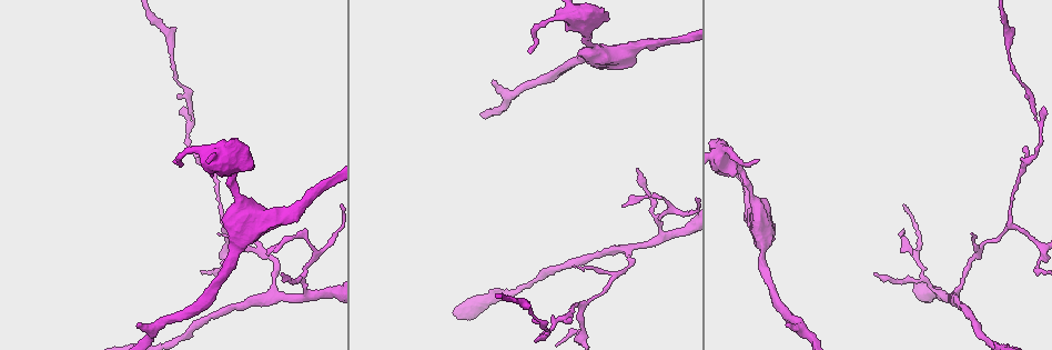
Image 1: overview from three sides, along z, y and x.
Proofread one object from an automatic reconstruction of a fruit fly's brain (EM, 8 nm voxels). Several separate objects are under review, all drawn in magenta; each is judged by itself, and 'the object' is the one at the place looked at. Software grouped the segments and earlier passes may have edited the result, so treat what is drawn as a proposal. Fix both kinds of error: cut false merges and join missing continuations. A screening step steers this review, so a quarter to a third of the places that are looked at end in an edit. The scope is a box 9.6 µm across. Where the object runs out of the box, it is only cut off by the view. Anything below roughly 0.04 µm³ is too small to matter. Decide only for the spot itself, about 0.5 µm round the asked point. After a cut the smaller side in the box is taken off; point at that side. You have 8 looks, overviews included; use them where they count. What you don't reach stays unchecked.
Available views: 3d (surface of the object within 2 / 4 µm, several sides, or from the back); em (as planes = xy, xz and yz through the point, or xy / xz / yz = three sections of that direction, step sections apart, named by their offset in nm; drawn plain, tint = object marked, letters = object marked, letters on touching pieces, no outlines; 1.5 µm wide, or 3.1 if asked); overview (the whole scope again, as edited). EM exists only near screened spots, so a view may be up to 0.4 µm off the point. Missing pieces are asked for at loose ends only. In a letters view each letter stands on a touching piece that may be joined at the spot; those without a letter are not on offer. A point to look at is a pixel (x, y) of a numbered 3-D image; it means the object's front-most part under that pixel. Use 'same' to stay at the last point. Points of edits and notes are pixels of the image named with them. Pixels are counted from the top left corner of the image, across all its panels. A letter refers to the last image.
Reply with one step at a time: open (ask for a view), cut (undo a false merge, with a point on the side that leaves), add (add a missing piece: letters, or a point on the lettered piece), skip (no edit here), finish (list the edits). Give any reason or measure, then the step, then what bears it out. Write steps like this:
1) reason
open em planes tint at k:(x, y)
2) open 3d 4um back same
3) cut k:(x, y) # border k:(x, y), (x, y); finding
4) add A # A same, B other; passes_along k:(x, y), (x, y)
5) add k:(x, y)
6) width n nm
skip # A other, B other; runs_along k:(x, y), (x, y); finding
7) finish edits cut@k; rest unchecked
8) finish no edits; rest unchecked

three-way junction
open em planes letters at 1:(941, 294)

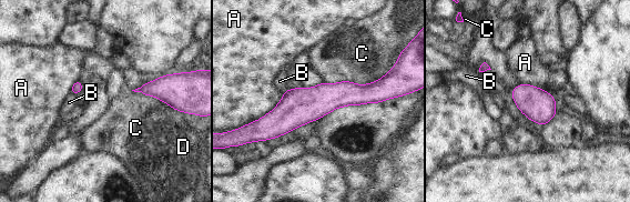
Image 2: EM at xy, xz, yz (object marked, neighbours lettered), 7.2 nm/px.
width 220 nm
skip # A other, B other, C other, D other; runs_along 2:(384, 91), (329, 96), (255, 123); all the same cell

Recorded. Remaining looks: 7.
open em xz step 4 tint at 1:(910, 254)

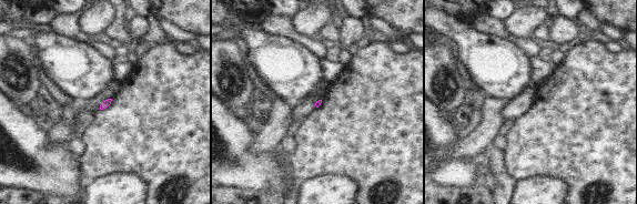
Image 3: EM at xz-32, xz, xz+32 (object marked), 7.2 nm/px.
cut it another way
open em planes letters same

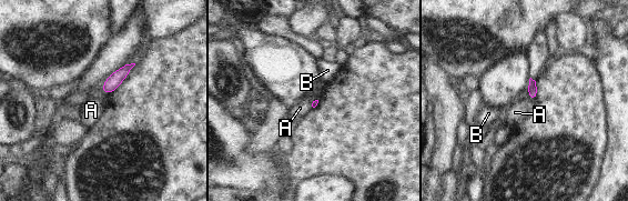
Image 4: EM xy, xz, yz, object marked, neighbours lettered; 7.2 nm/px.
skip # A other, B other; border 4:(528, 98), (535, 99); none of them fits

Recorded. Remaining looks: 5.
branch stops here
open em yz step 4 letters at 1:(175, 162)

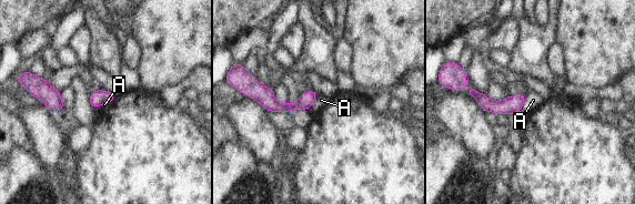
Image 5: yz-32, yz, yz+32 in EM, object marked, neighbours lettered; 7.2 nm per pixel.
width 80 nm
skip # A other; border 5:(525, 93), (521, 110); none of them fits

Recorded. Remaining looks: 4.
finish no edits; rest unchecked

